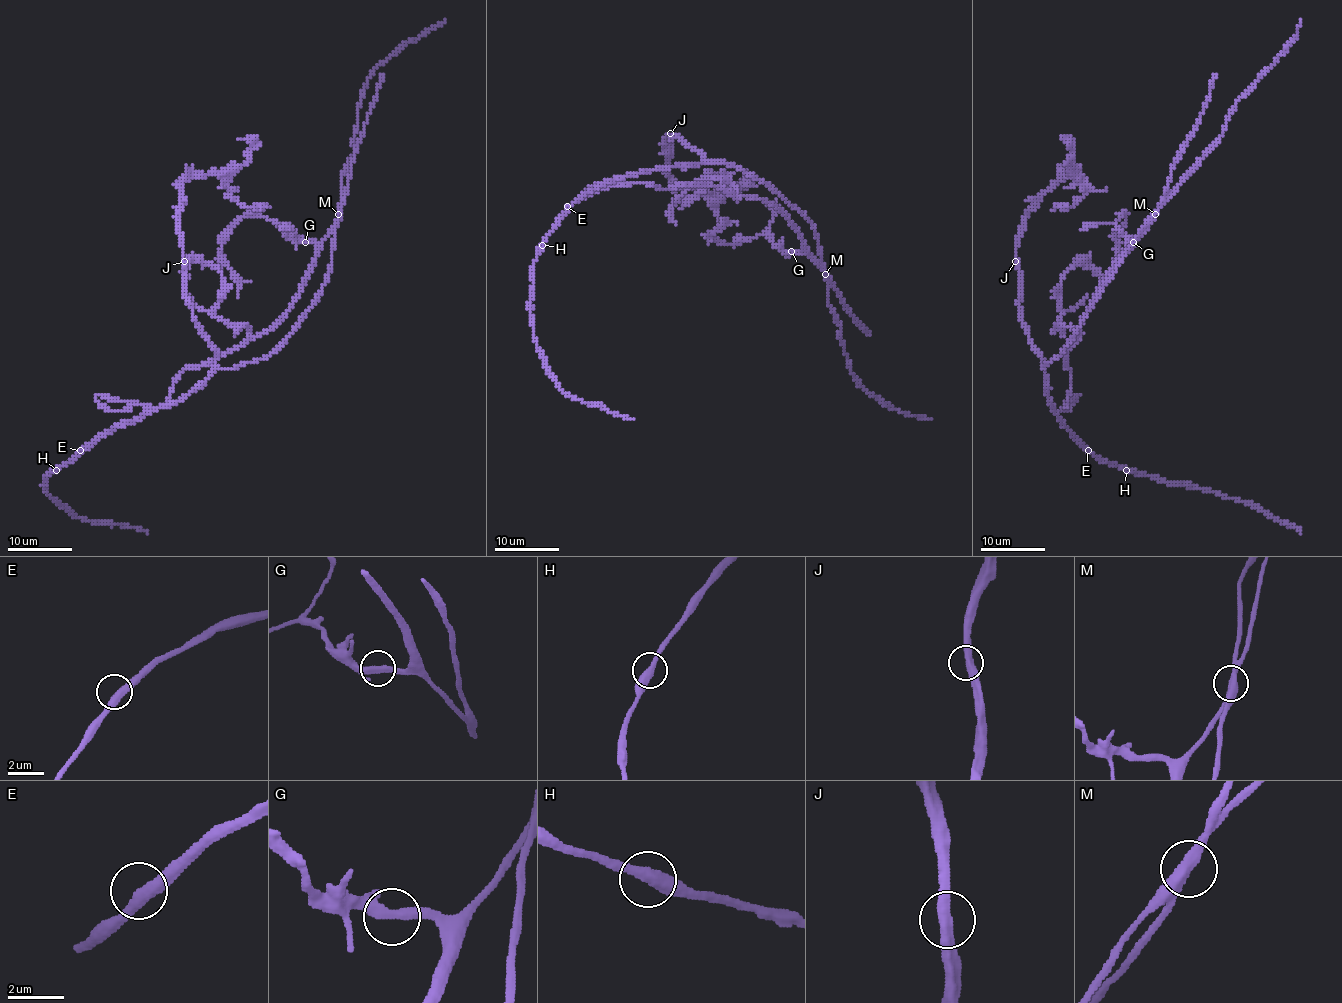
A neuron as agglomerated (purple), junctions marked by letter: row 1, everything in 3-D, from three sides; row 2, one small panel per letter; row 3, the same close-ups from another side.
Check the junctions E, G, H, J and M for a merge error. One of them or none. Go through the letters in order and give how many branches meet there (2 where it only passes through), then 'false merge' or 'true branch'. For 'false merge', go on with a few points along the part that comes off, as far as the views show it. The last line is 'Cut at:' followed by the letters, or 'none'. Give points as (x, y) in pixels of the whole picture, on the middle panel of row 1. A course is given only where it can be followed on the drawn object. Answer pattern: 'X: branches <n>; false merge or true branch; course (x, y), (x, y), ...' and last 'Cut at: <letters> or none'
E: branches 2; true branch
G: branches 2; true branch
H: branches 2; true branch
J: branches 2; true branch
M: branches 2; false merge; course (825, 274), (791, 222), (765, 201), (732, 196), (714, 185), (602, 187), (583, 195), (618, 179)
Cut at: M

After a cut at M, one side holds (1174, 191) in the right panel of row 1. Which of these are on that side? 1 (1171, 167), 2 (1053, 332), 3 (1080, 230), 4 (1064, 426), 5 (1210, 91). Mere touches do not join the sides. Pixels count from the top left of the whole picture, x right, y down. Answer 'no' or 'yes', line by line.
1: no
2: no
3: no
4: yes
5: no

